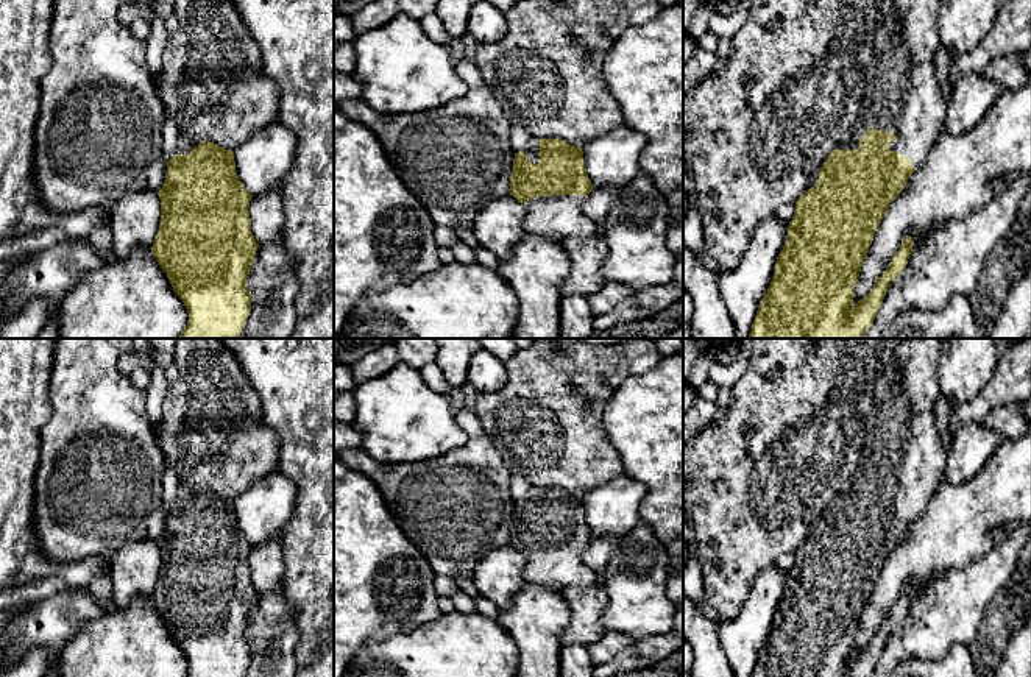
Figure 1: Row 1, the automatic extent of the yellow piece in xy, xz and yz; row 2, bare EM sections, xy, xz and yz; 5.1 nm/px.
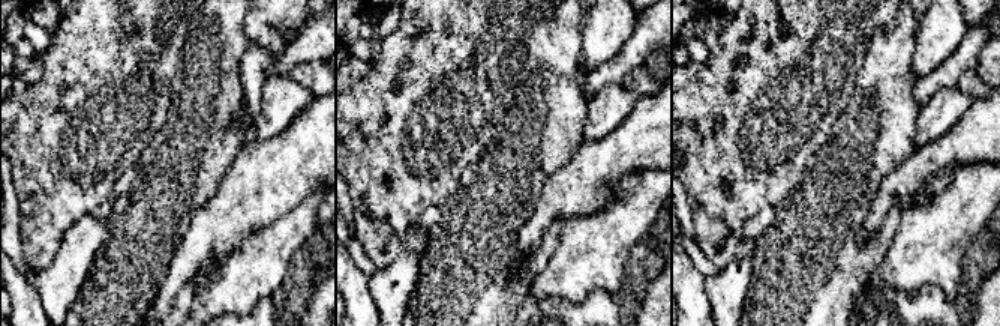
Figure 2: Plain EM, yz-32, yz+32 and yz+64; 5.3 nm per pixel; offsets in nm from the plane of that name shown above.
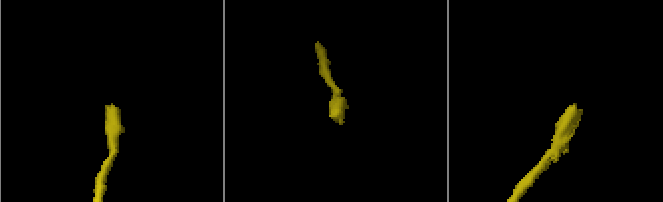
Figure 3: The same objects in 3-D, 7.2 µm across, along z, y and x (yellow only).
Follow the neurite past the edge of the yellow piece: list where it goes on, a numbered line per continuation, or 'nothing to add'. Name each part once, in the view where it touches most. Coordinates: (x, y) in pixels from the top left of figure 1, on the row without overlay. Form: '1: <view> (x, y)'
1: yz (905, 448)

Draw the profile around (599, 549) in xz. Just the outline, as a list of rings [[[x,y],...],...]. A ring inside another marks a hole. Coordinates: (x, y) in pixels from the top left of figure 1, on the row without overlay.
[[[611,533],[596,537],[590,541],[590,544],[582,554],[583,563],[597,574],[599,587],[602,587],[607,562],[611,557],[611,554],[616,551],[619,540],[621,537]]]

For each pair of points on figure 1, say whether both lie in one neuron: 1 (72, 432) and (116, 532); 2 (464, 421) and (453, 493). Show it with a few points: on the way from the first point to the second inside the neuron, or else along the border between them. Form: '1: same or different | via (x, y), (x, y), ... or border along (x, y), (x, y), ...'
1: same | via (94, 457), (99, 462), (99, 507)
2: same | via (473, 439), (473, 473), (470, 476)

